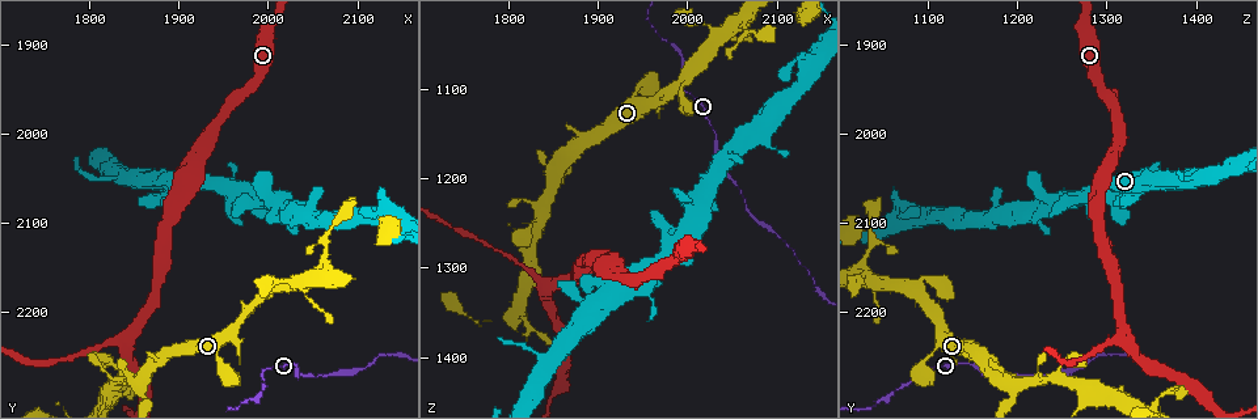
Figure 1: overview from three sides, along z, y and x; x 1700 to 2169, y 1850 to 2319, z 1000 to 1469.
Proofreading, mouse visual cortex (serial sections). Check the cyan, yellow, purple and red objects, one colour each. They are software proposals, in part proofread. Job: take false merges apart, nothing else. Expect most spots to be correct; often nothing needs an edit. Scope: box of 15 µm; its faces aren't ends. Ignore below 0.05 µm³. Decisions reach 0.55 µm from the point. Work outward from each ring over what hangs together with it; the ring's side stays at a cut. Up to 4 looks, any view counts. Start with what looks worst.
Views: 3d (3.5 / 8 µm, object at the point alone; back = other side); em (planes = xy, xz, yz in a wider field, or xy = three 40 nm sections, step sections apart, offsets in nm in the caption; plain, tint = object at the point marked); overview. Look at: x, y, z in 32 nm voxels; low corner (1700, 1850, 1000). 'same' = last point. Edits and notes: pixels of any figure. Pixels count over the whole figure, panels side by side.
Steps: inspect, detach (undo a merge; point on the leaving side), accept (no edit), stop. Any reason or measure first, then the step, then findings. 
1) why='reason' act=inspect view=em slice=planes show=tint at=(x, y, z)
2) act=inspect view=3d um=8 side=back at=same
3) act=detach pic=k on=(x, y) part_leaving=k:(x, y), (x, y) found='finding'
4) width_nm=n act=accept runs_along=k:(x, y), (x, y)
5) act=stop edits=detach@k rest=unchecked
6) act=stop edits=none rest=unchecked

why='three arms meet' act=inspect view=3d um=3.5 at=(1835, 2230, 1315)

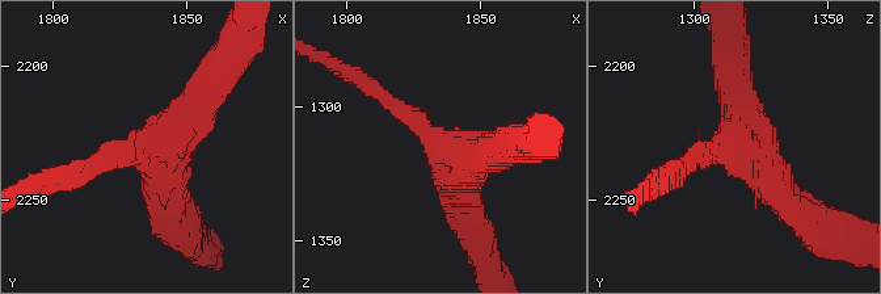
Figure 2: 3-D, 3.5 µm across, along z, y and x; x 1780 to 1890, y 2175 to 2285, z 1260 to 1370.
arms=3 arm_widths_nm=250,400,450 act=inspect view=em slice=planes show=tint at=(1835, 2227, 1315)

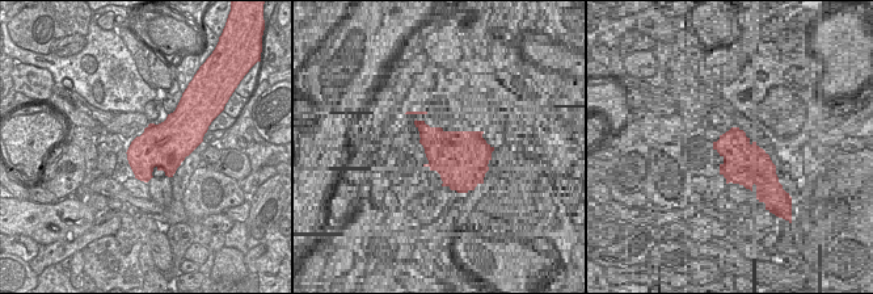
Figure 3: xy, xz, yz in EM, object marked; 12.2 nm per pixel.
width_nm=550 act=accept runs_along=2:(732, 75), (745, 139), (799, 211) found='continuous, no second cell'

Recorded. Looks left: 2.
why='branch point' act=inspect view=3d um=8 at=(2065, 2120, 1040)

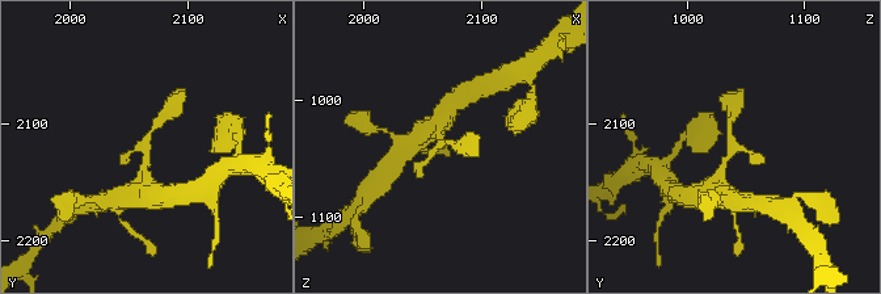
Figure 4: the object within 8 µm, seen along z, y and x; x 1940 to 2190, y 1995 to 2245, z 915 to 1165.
act=inspect view=em slice=xy step=5 show=tint at=(2062, 2124, 1034)

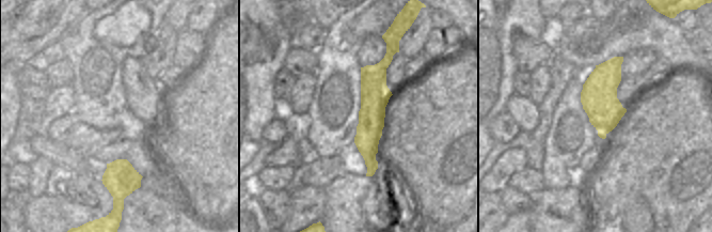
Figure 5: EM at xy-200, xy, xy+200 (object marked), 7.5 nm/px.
act=accept runs_along=4:(712, 184), (730, 152), (733, 117) found='continuous, no second cell'

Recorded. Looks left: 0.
act=stop edits=none rest=unchecked

